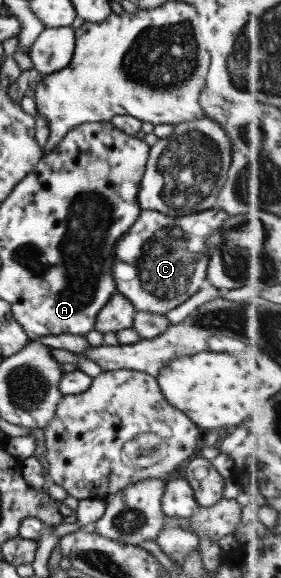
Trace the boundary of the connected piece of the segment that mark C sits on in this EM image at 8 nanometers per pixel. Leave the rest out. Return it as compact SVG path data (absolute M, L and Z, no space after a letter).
M213 208L213 214L207 214L209 210L203 210L205 214L191 214L191 216L177 216L169 218L163 216L157 210L140 210L135 222L113 245L114 266L111 278L114 280L115 290L131 302L135 311L156 312L165 315L168 310L179 306L189 296L195 294L200 284L206 279L207 250L205 237L209 237L213 231L219 231L227 214Z

